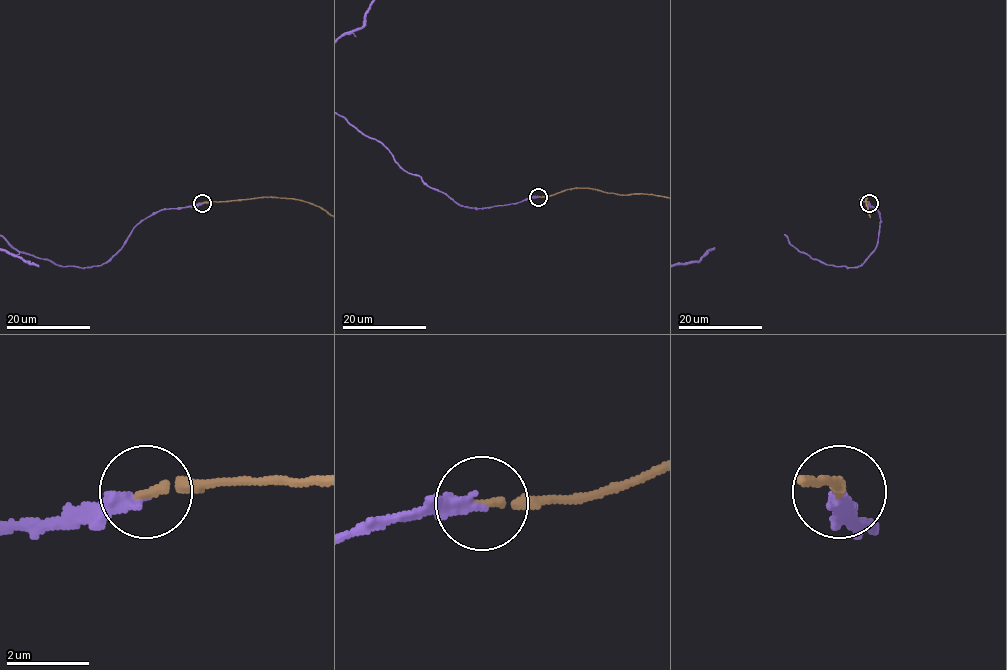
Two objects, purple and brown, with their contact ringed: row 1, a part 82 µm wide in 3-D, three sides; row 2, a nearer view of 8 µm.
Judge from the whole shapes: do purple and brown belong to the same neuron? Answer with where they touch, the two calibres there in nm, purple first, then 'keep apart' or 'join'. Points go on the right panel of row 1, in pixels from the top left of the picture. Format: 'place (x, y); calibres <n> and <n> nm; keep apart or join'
place (869, 203); calibres 320 and 220 nm; join

